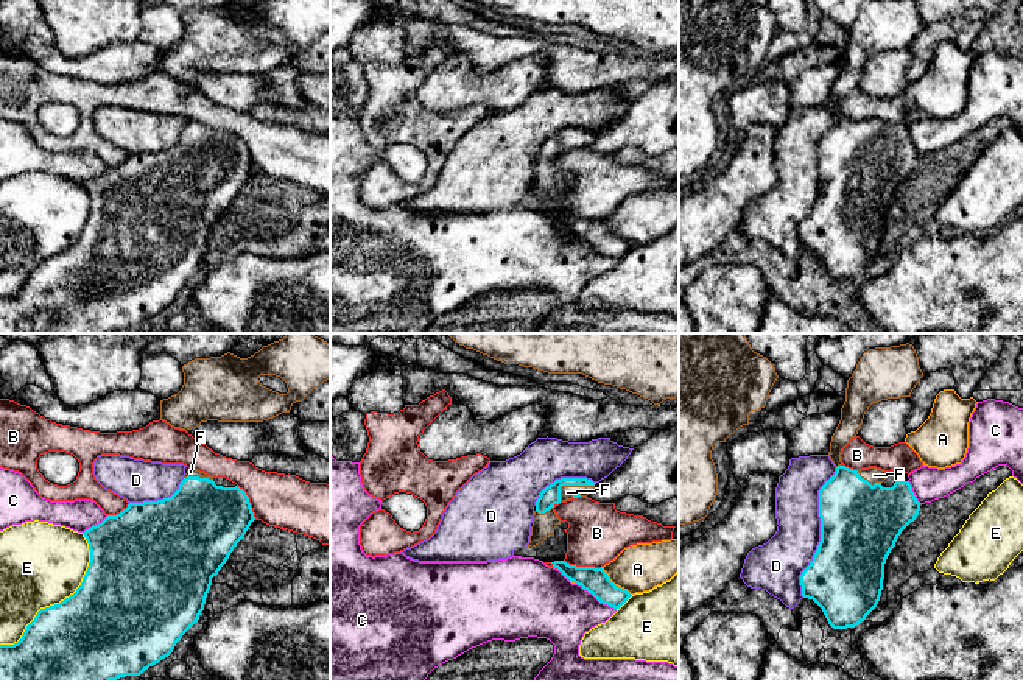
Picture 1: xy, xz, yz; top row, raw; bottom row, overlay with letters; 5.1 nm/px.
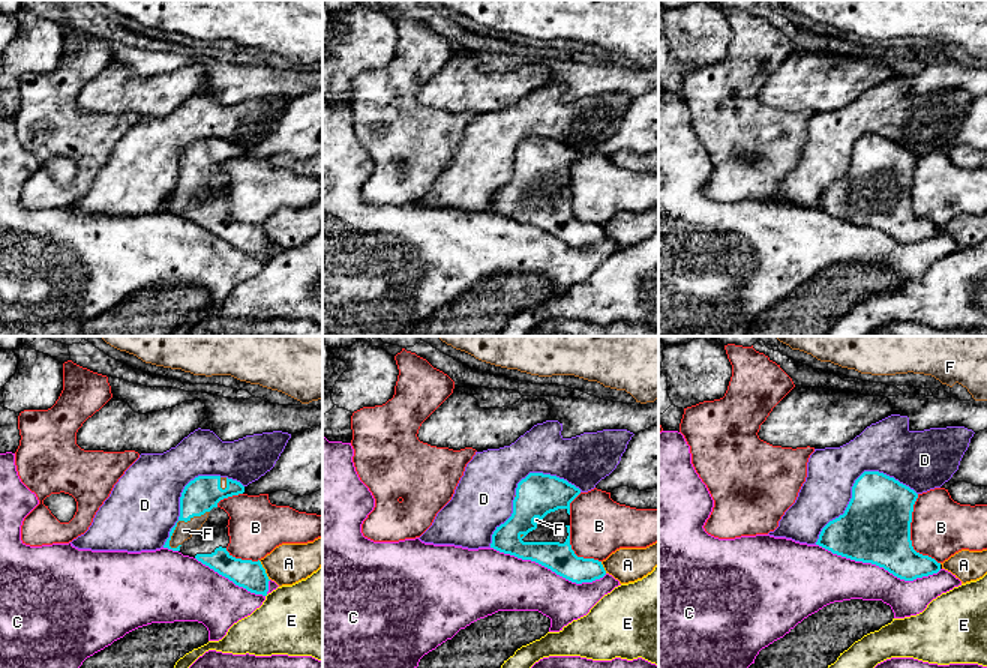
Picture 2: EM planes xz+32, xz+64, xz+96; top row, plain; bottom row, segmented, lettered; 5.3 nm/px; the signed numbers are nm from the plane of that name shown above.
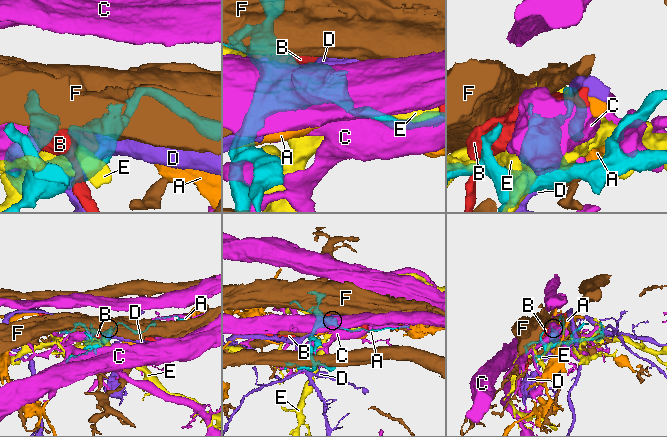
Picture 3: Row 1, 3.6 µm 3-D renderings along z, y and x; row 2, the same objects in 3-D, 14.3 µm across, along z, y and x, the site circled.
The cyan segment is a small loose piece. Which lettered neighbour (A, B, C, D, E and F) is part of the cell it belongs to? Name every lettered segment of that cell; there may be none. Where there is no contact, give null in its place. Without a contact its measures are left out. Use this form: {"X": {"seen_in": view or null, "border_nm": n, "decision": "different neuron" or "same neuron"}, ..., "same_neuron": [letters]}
{"A": {"seen_in": "xz", "border_nm": 220, "decision": "different neuron"}, "B": {"seen_in": "xz", "border_nm": 200, "decision": "different neuron"}, "C": {"seen_in": "xz", "border_nm": 260, "decision": "different neuron"}, "D": {"seen_in": "yz", "border_nm": 700, "decision": "different neuron"}, "E": {"seen_in": "xy", "border_nm": 700, "decision": "different neuron"}, "F": {"seen_in": "xz", "border_nm": 200, "decision": "same neuron"}, "same_neuron": ["F"]}

